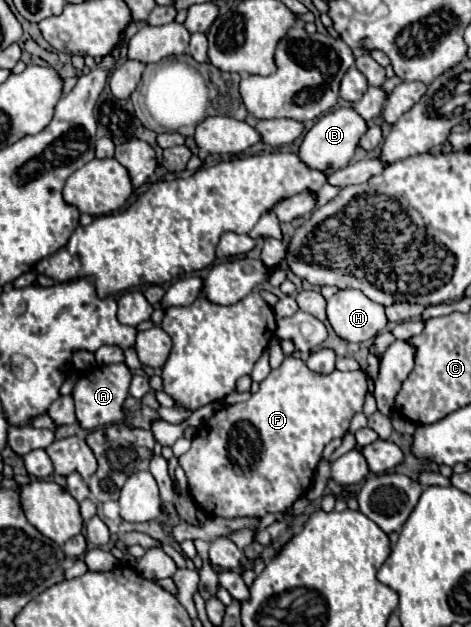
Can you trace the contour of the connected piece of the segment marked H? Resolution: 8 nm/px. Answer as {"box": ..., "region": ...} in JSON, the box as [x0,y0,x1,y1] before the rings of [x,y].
{"box":[326,290,388,342],"region":[[[338,290],[326,306],[334,332],[346,342],[366,342],[380,334],[388,320],[384,306],[360,290]]]}

